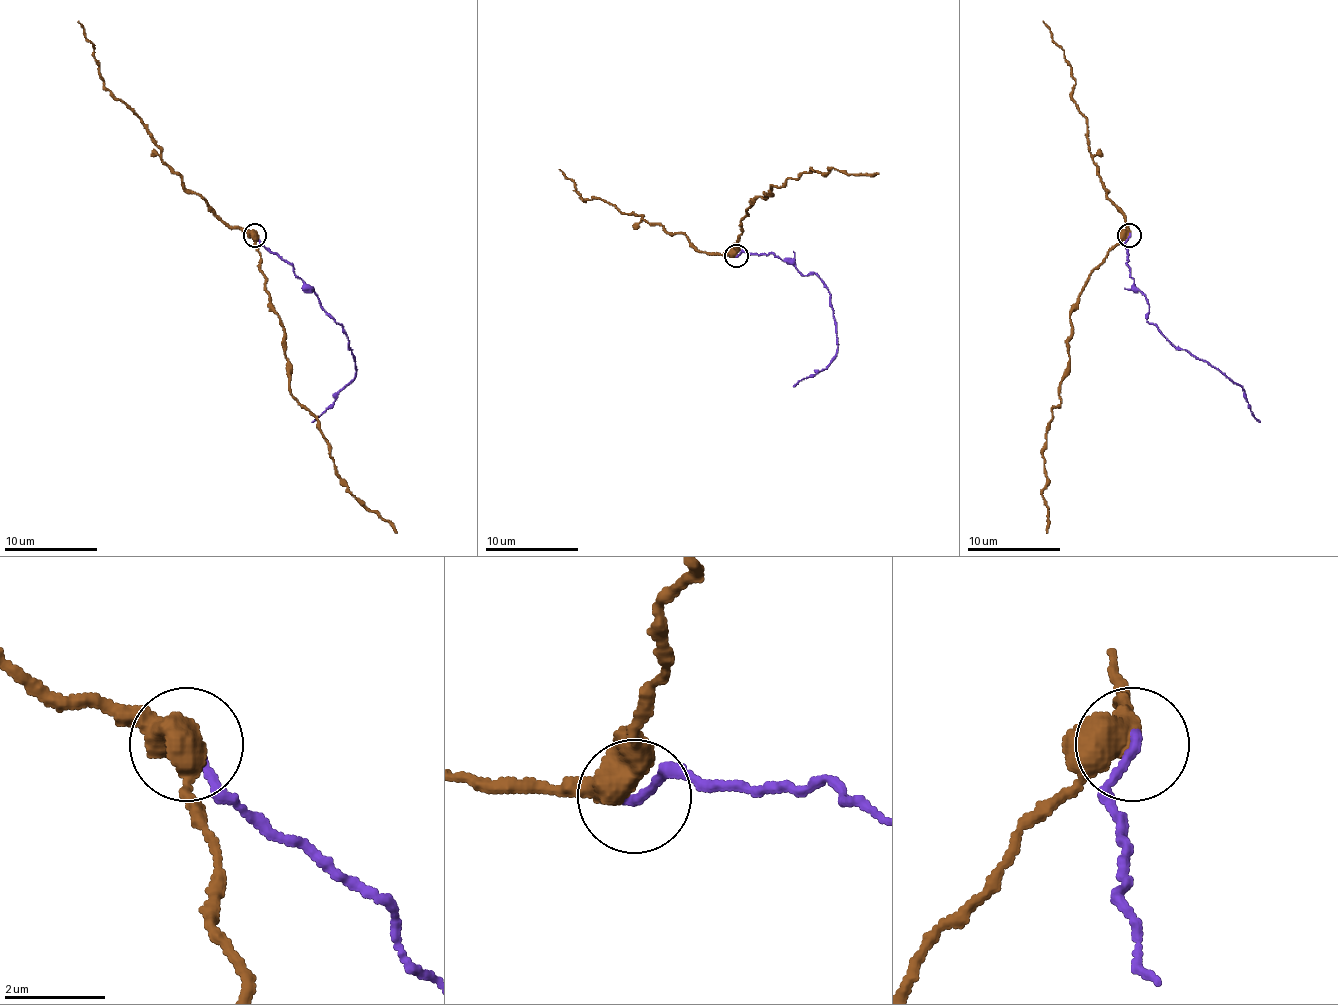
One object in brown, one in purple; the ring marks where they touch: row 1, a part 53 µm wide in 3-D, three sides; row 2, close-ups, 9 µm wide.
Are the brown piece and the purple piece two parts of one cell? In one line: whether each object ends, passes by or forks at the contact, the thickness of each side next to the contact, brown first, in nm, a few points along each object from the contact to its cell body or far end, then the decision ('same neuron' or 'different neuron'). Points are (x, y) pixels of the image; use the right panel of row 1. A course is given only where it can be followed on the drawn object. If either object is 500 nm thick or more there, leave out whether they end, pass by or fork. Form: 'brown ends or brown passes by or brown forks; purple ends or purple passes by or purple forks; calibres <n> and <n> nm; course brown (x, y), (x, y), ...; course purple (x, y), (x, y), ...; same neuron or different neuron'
brown forks; purple ends; calibres 440 and 180 nm; course brown (1130, 235), (1095, 270), (1069, 316), (1069, 370), (1043, 444), (1046, 533); course purple (1130, 235), (1125, 244), (1130, 277), (1146, 297), (1148, 321), (1167, 337), (1230, 377), (1260, 421); different neuron

